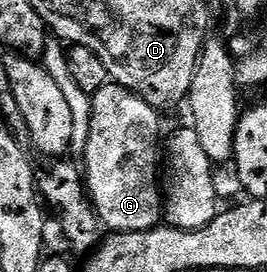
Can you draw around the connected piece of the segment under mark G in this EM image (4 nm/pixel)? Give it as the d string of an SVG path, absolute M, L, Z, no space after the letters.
M114 83L101 87L101 91L94 93L90 101L91 130L87 133L87 146L83 149L83 165L81 164L81 169L85 174L85 189L89 194L91 204L95 207L95 214L99 216L100 222L106 228L108 225L108 230L111 233L136 233L137 231L149 231L156 228L164 220L163 191L161 188L161 137L159 139L160 110L154 105L145 103L145 99L141 99L139 94L131 92L124 85L116 85Z

